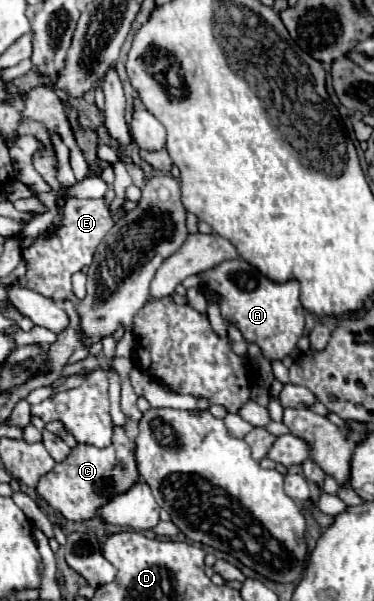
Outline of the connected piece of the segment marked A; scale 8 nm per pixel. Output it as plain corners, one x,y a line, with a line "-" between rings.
234,259
230,263
220,263
218,267
200,273
202,285
220,295
222,317
234,323
246,341
260,345
266,359
284,359
290,355
304,333
306,311
300,303
300,283
296,279
276,283
264,277
256,267
244,259

